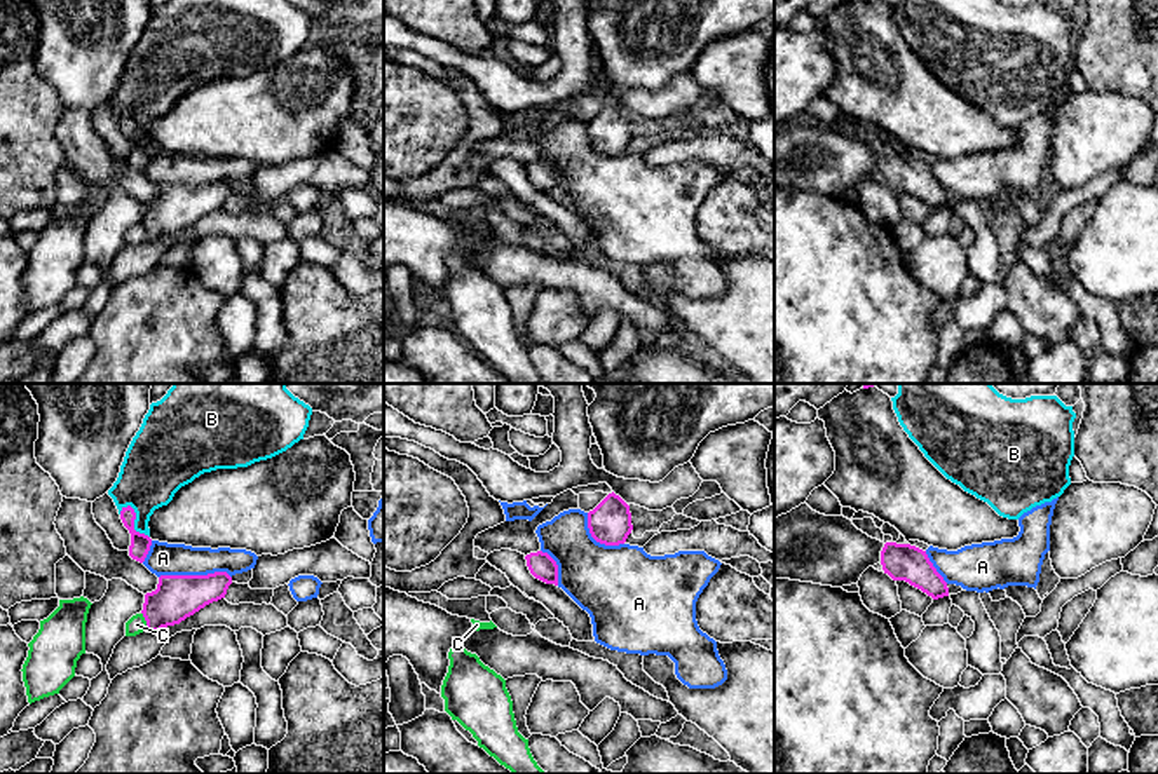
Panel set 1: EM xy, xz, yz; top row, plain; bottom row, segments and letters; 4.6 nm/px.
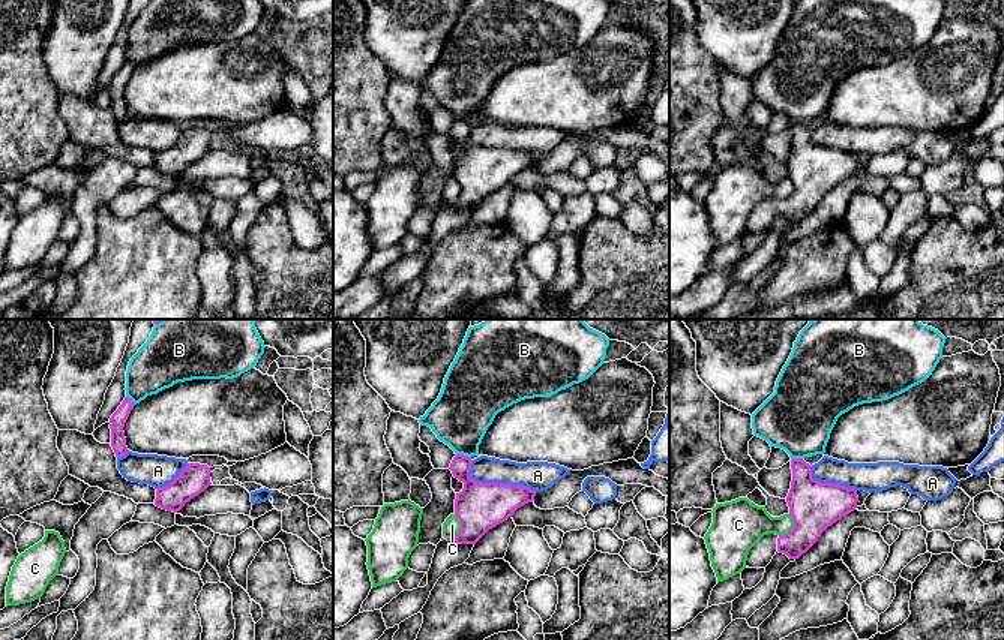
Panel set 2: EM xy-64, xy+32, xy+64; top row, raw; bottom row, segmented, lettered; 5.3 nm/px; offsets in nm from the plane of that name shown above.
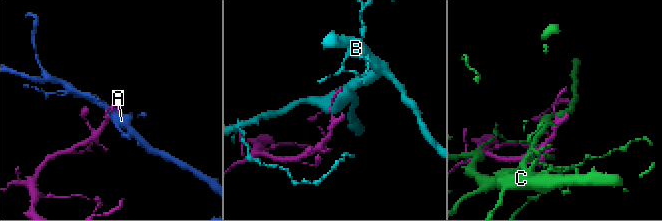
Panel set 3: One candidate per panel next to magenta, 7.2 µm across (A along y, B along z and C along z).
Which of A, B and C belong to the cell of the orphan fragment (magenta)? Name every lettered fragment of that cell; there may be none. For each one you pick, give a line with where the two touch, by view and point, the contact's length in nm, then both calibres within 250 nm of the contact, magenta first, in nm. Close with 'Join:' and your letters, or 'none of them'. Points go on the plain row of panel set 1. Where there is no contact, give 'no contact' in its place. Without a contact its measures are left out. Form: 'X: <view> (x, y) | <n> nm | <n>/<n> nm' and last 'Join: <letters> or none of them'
Join: none of them

